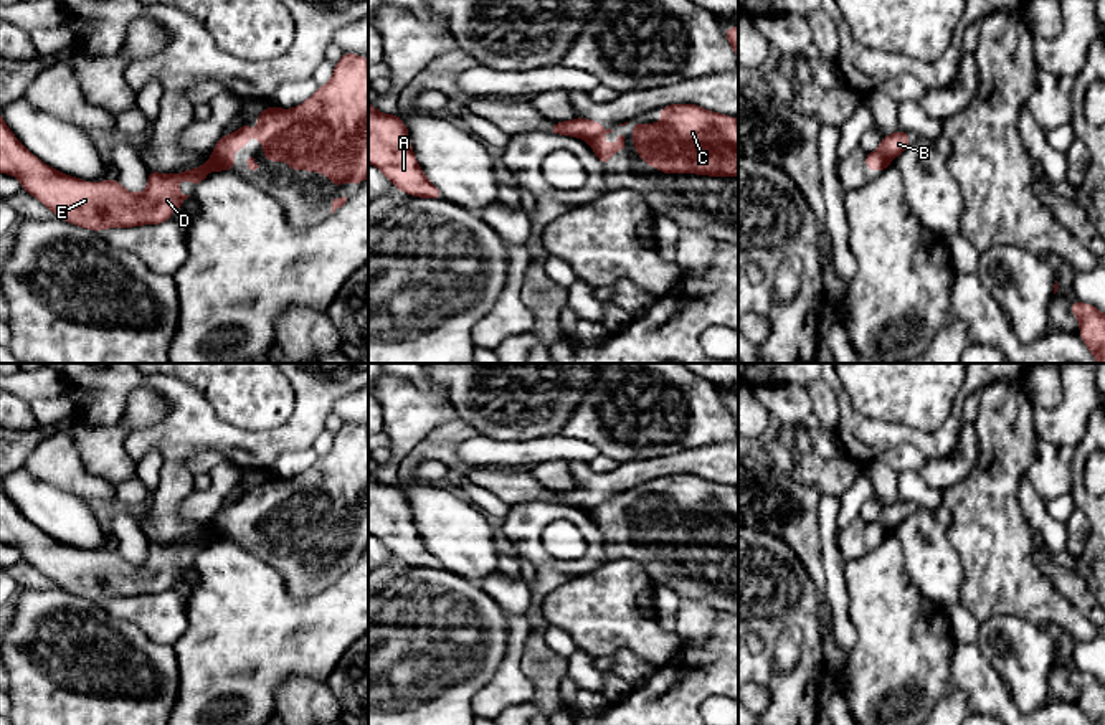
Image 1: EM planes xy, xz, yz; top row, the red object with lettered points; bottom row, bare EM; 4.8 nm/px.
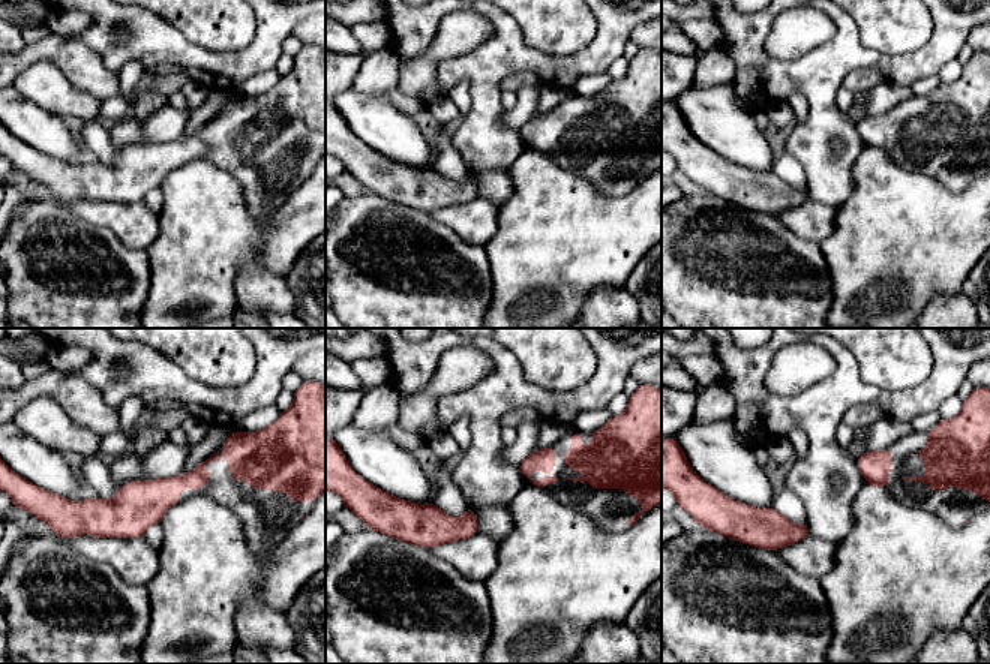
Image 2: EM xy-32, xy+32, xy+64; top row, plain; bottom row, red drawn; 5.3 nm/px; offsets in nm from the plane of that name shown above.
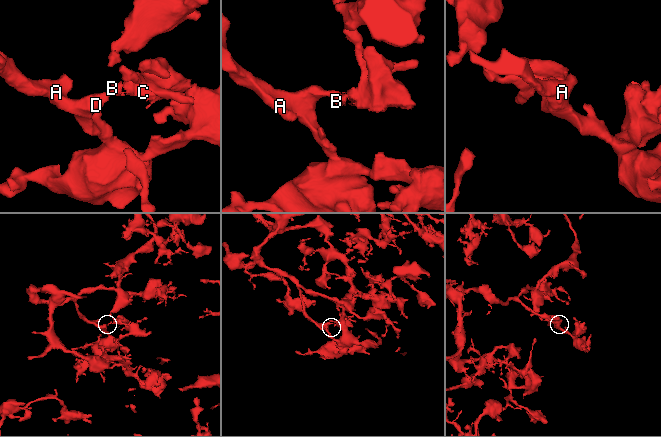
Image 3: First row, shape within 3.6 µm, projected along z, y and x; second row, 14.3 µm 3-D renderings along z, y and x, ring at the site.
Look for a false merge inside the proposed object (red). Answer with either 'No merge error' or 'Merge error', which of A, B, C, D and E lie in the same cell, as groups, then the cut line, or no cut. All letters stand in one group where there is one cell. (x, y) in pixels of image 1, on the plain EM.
Merge error. Groups: A D E / B C. Split along xy (213, 522), (230, 537)

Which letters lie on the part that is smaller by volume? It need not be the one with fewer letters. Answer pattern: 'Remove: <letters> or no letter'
Remove: B, C

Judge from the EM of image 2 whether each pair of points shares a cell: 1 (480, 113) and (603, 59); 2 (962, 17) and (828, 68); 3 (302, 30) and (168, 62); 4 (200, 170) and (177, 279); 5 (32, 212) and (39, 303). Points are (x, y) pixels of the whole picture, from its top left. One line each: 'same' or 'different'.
1: same
2: same
3: different
4: same
5: same

